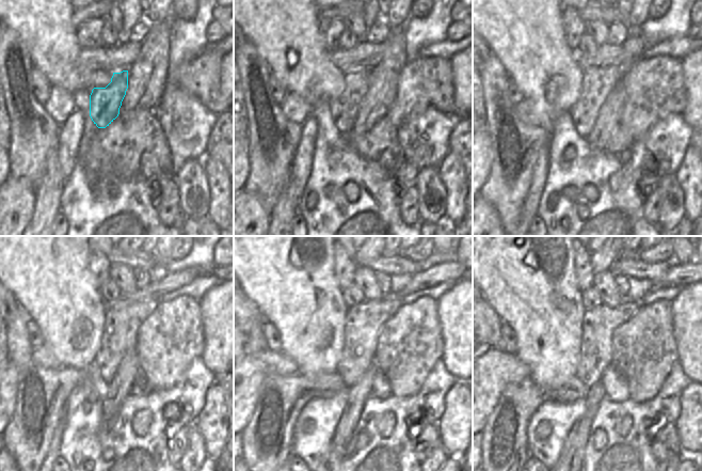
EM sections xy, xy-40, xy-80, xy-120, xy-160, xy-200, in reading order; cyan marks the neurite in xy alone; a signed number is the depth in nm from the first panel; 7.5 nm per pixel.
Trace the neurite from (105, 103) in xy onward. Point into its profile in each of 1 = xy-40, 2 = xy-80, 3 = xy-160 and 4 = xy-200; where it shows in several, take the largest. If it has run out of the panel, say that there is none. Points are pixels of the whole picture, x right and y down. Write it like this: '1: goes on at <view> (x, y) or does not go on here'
1: goes on at xy-40 (344, 109)
2: goes on at xy-80 (596, 84)
3: goes on at xy-160 (361, 329)
4: goes on at xy-200 (597, 325)

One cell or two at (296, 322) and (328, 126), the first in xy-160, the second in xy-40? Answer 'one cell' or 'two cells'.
two cells

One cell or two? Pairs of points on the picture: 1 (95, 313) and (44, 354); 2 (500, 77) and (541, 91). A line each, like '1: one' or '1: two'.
1: two
2: two

